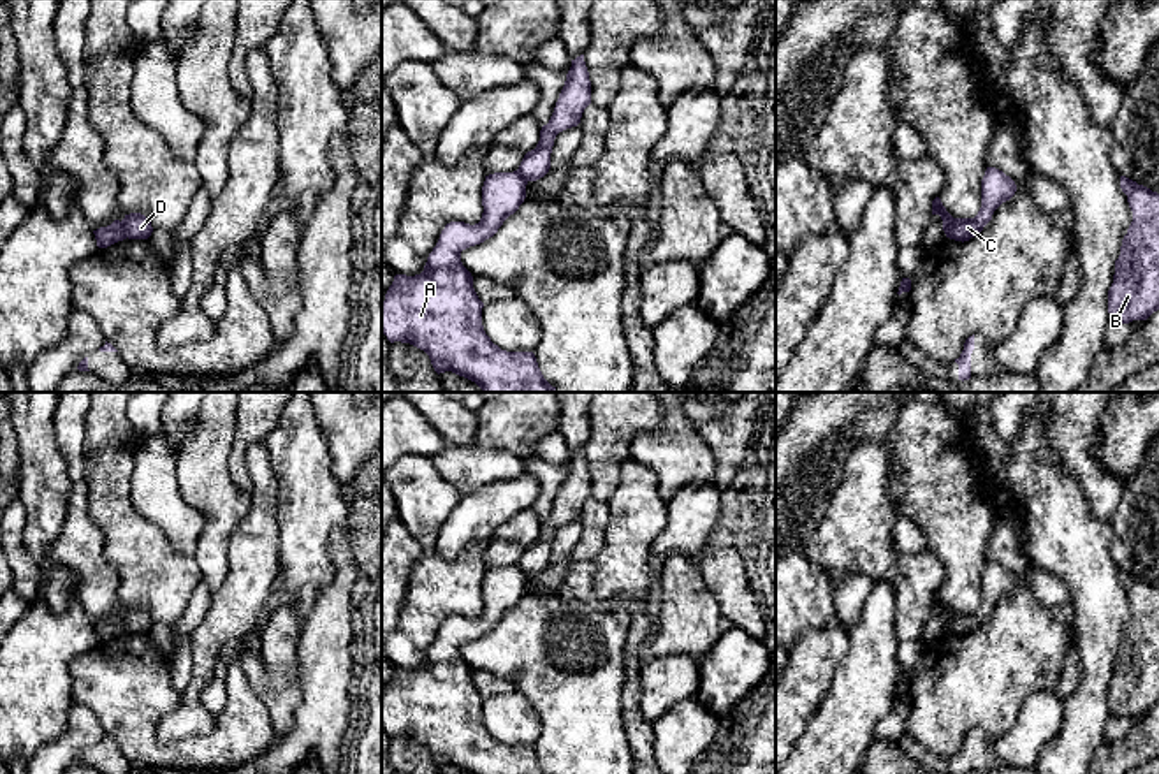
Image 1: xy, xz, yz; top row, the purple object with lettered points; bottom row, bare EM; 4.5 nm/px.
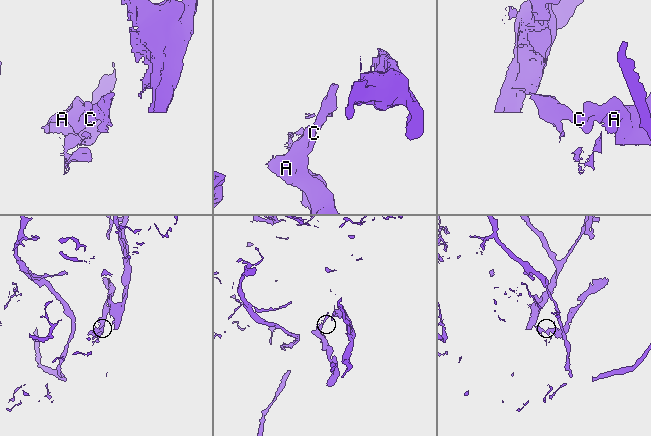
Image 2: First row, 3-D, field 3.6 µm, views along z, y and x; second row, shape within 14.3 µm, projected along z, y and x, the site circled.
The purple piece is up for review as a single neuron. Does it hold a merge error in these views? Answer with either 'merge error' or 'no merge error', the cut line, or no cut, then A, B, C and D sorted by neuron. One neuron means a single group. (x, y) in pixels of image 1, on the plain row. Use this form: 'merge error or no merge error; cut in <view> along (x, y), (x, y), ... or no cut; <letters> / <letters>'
merge error; cut in yz along (954, 613), (948, 630); A B C / D

